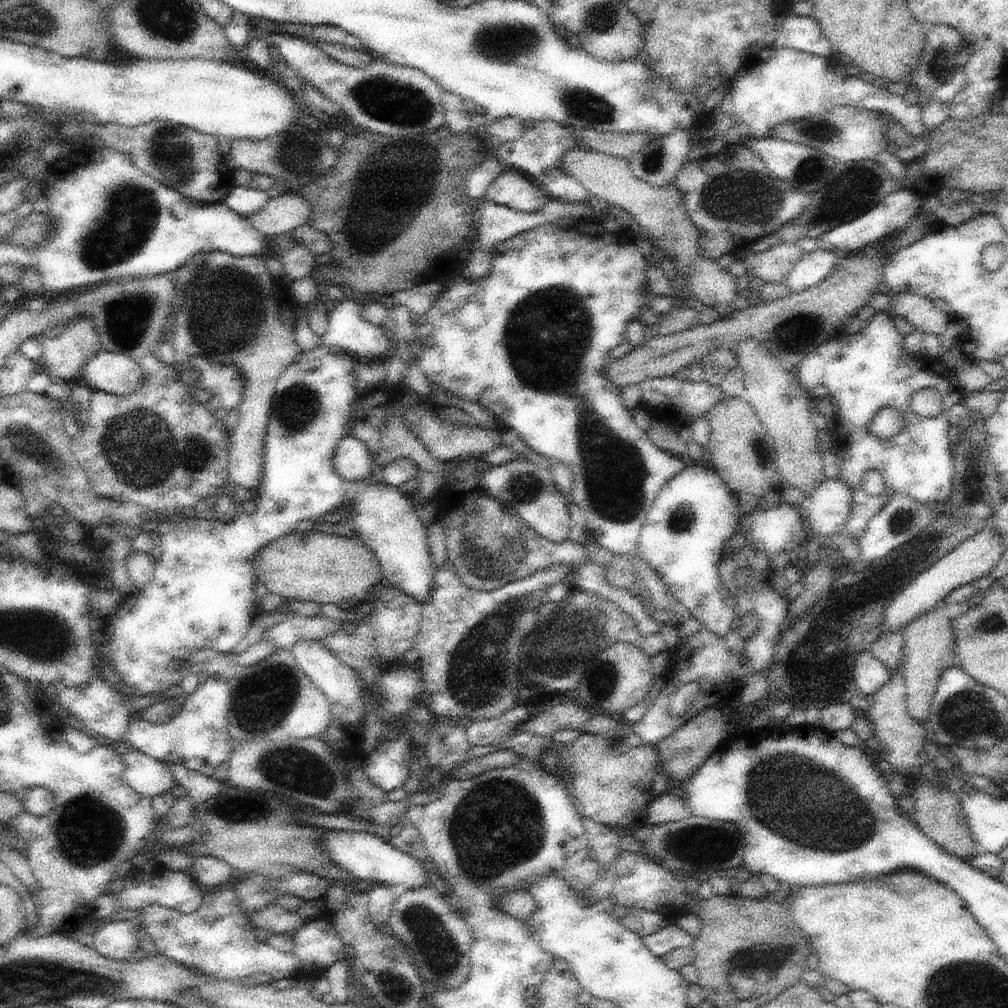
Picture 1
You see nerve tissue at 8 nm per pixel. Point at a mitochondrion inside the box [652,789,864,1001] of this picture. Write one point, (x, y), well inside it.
(667, 848)

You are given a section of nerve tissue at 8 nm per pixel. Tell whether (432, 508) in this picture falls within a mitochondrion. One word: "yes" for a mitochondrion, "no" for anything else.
no

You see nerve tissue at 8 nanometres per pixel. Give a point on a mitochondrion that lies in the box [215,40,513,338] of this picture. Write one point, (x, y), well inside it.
(385, 99)

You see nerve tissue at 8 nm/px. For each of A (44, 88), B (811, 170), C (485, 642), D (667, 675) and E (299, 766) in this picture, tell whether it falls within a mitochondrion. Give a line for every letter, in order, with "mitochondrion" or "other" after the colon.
A: other
B: mitochondrion
C: mitochondrion
D: other
E: mitochondrion

